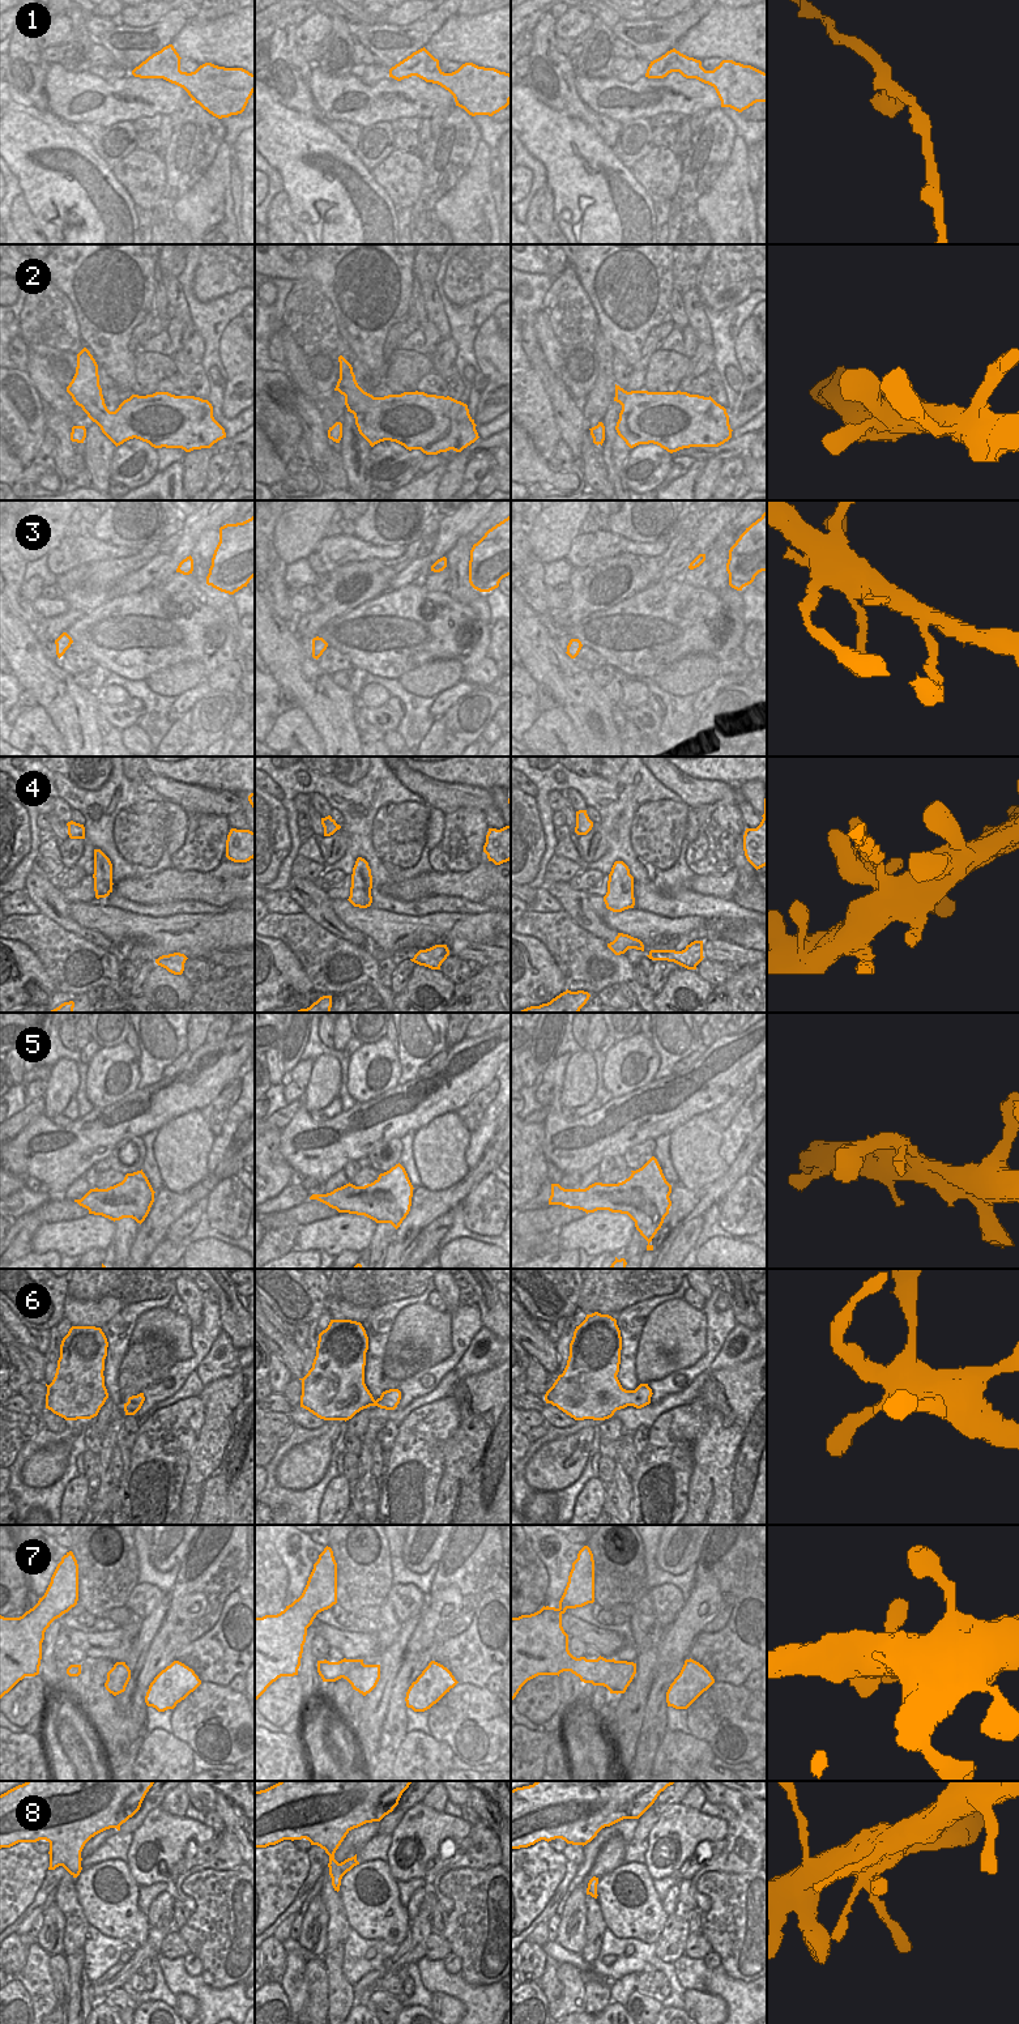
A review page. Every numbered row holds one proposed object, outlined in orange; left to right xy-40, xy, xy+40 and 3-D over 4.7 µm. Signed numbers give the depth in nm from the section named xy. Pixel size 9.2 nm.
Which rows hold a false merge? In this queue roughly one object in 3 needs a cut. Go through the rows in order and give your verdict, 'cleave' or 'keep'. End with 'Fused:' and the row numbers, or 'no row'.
1: keep
2: keep
3: keep
4: keep
5: keep
6: keep
7: keep
8: keep
Fused: no row

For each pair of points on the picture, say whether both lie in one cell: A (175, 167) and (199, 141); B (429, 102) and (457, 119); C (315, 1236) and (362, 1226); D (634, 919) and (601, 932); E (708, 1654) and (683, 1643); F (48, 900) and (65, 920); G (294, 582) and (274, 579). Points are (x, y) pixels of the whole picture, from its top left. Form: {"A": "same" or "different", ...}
{"A": "same", "B": "different", "C": "same", "D": "different", "E": "different", "F": "same", "G": "different"}

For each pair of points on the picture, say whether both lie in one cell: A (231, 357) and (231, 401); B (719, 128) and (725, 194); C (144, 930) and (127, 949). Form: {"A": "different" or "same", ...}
{"A": "same", "B": "different", "C": "same"}

